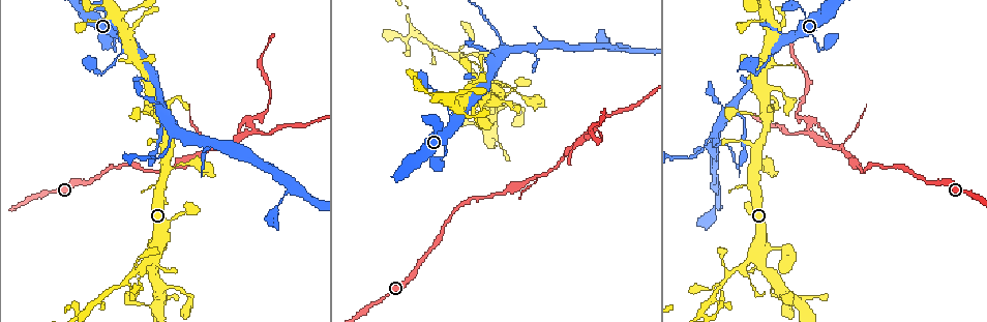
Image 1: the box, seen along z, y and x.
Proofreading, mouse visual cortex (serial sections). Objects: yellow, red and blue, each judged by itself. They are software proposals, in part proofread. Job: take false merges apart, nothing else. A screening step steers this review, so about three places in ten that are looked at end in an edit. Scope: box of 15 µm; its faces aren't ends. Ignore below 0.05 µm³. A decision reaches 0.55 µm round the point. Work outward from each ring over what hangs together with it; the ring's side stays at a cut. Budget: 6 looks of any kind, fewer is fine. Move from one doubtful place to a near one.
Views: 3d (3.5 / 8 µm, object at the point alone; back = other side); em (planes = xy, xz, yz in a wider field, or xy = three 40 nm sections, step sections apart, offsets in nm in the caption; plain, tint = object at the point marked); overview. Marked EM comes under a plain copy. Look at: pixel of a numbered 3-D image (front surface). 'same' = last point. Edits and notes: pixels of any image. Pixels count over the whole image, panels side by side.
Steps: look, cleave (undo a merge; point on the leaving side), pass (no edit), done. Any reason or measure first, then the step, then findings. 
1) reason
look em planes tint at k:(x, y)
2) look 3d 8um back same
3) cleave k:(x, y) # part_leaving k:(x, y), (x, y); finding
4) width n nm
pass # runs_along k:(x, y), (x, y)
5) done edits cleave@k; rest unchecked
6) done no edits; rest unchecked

four-way junction
look 3d 8um back at 1:(492, 61)

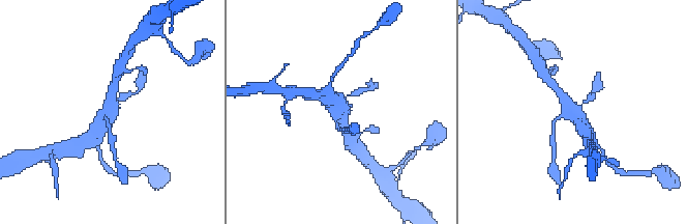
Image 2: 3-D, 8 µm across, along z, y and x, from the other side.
arms 4; arm_widths 150, 150, 250, 450 nm
look em planes tint at 2:(572, 106)

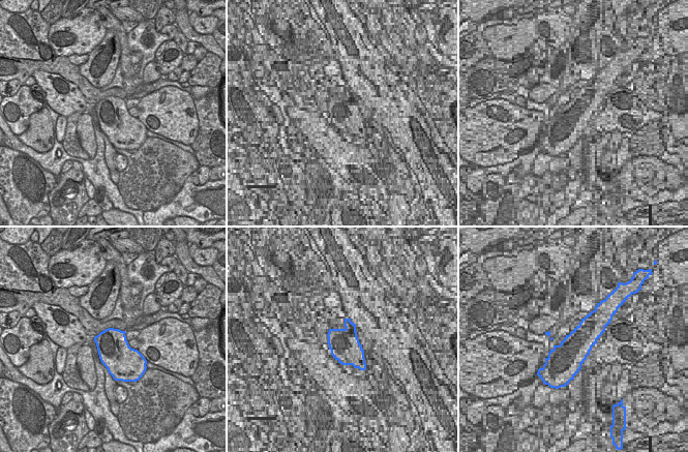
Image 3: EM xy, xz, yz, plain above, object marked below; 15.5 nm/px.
pass # runs_along 2:(550, 83), (575, 112), (585, 131); one cell here

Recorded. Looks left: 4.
look 3d 3.5um at 1:(169, 140)

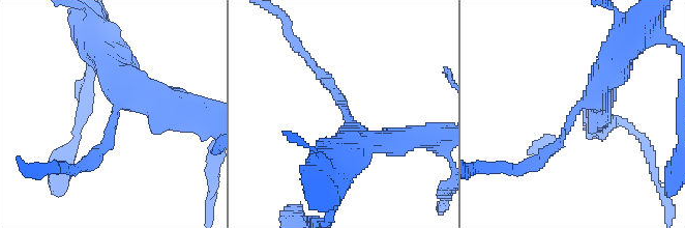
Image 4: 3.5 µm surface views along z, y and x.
arm_widths 200, 450 nm
look em xy step 2 tint at 4:(571, 120)

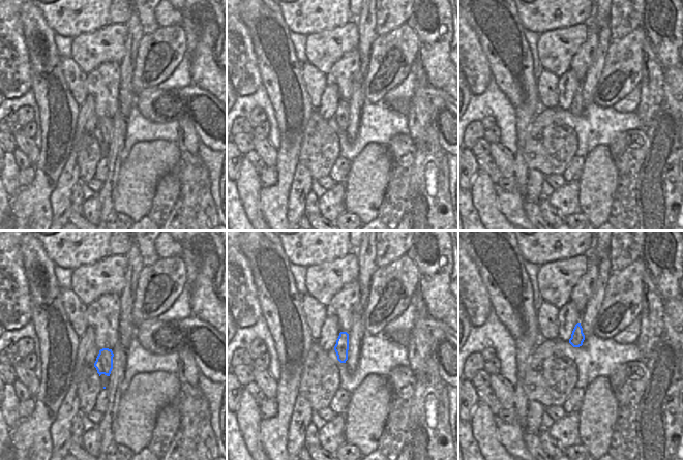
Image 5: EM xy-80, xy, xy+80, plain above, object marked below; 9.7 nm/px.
pass # runs_along 4:(609, 70), (555, 147), (528, 167); one cell here

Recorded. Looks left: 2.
sudden change in width
look 3d 3.5um at 1:(723, 281)

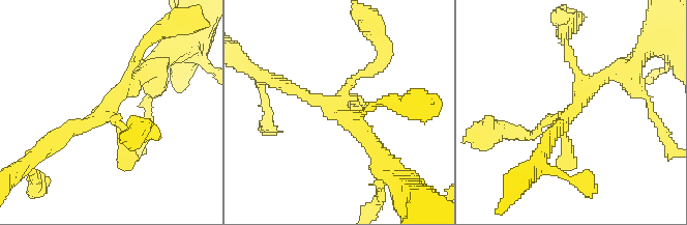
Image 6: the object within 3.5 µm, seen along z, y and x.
shape alone is not enough
look em xy step 2 tint at 6:(102, 114)

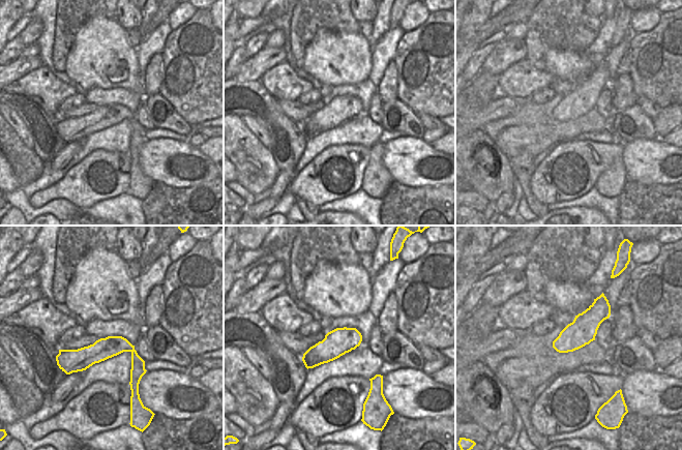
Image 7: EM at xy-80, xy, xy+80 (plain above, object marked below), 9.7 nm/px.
pass # runs_along 7:(58, 358), (128, 348), (136, 387); continuous, no second cell

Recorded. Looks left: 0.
done no edits; rest unchecked

